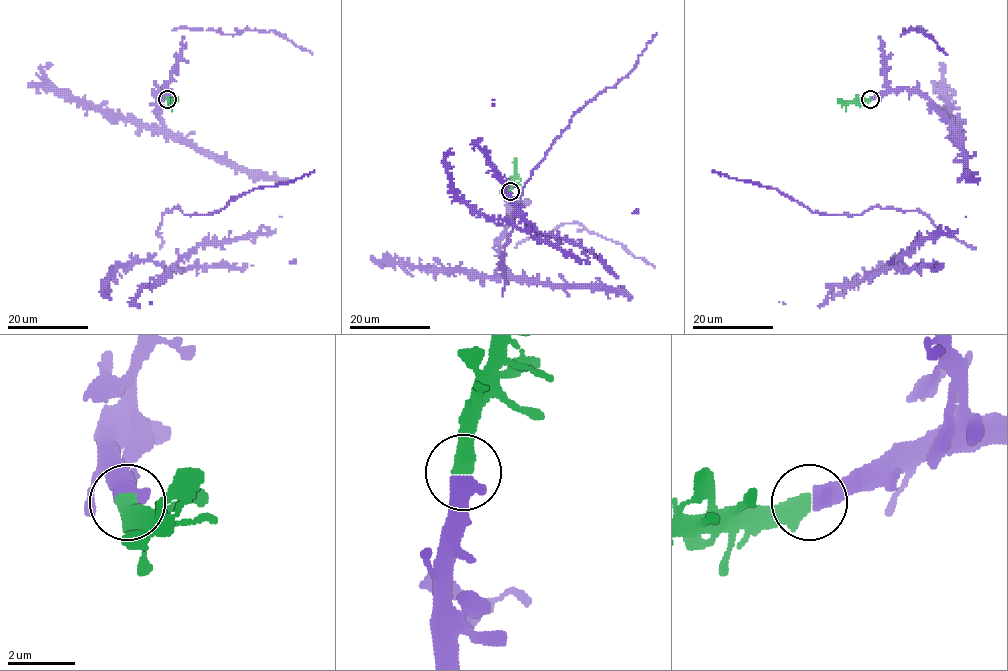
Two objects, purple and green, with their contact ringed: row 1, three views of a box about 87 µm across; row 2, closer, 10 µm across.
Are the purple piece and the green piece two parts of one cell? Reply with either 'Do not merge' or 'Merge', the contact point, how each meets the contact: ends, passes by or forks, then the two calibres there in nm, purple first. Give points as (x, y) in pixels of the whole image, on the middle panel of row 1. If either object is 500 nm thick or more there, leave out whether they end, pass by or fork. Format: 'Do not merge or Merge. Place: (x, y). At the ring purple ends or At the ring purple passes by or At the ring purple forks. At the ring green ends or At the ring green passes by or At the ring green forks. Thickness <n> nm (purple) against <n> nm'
Merge. Place: (510, 191). Thickness 600 nm (purple) against 550 nm

